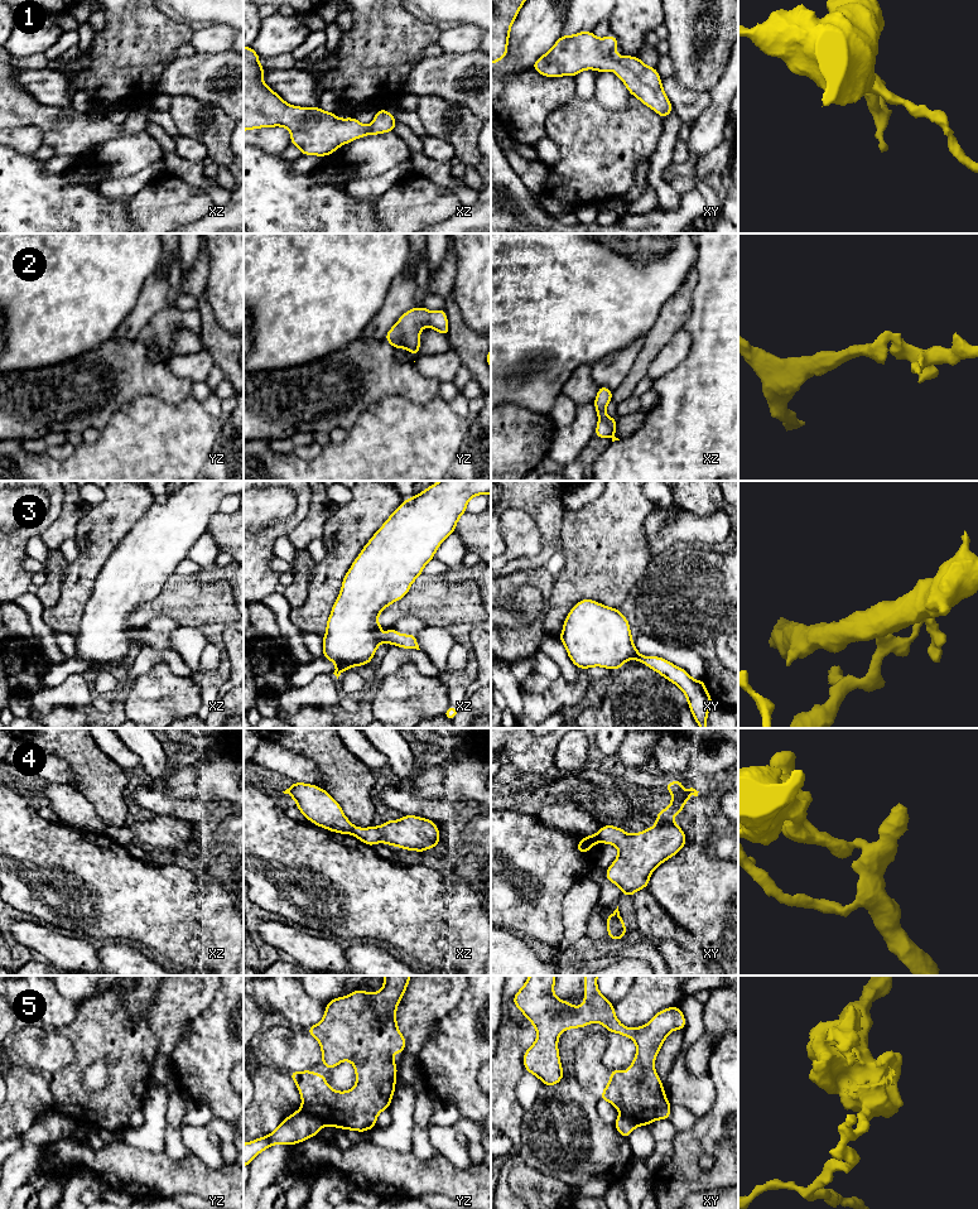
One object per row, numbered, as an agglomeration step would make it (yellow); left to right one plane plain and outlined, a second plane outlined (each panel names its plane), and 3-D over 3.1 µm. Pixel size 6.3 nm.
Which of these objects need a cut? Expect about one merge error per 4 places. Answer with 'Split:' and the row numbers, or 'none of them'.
Split: 4, 5

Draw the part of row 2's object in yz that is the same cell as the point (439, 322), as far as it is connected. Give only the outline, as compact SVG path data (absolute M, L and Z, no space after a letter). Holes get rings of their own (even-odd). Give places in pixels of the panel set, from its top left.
M423 305L409 309L386 333L385 339L394 348L405 348L410 353L419 356L419 334L421 329L428 326L444 337L448 337L449 327L444 309L429 312Z

